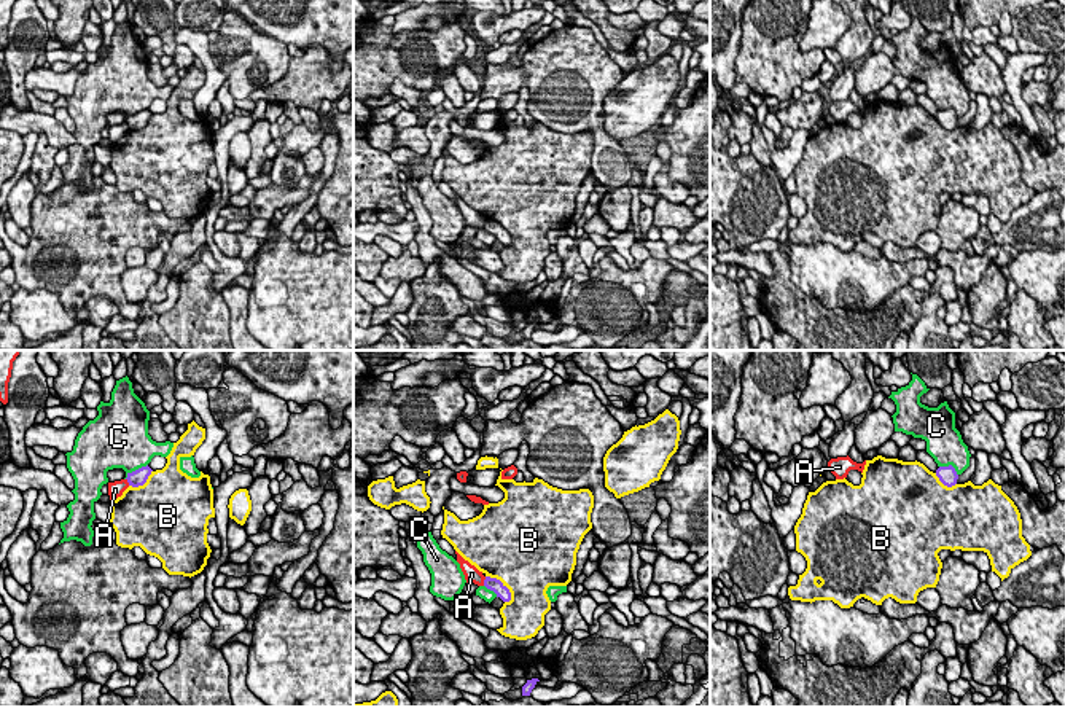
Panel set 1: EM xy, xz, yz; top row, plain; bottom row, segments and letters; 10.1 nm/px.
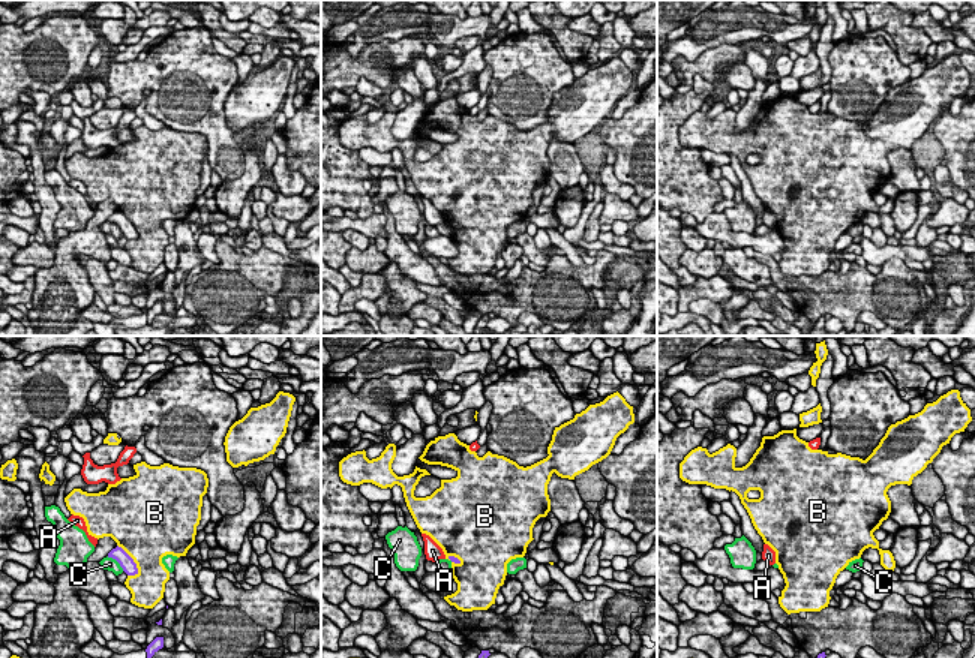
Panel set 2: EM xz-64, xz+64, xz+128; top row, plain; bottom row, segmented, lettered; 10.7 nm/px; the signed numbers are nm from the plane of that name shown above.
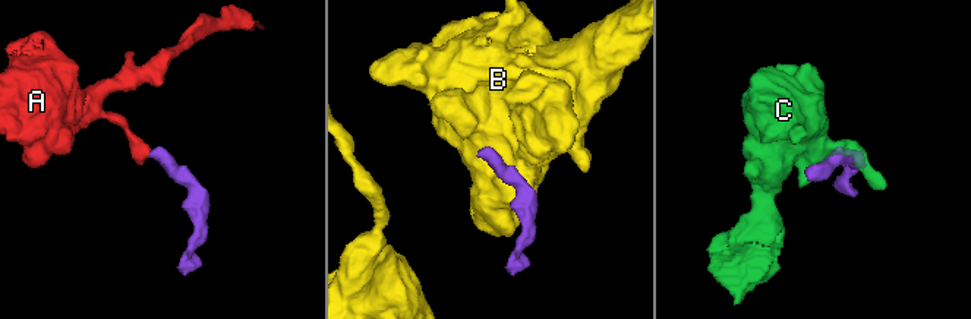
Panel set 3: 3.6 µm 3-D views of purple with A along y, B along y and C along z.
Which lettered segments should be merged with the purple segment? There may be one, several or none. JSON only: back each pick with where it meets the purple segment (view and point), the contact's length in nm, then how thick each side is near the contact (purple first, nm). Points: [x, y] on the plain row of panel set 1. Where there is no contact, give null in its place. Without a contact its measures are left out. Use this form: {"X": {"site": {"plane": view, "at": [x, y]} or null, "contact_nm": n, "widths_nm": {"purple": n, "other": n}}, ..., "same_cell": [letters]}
{"same_cell": []}

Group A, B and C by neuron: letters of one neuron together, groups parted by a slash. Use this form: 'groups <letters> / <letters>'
groups A / B / C

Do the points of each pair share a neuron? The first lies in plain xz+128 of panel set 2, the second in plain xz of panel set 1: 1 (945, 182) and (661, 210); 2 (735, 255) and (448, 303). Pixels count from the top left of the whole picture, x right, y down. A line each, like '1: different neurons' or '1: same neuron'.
1: different neurons
2: different neurons

